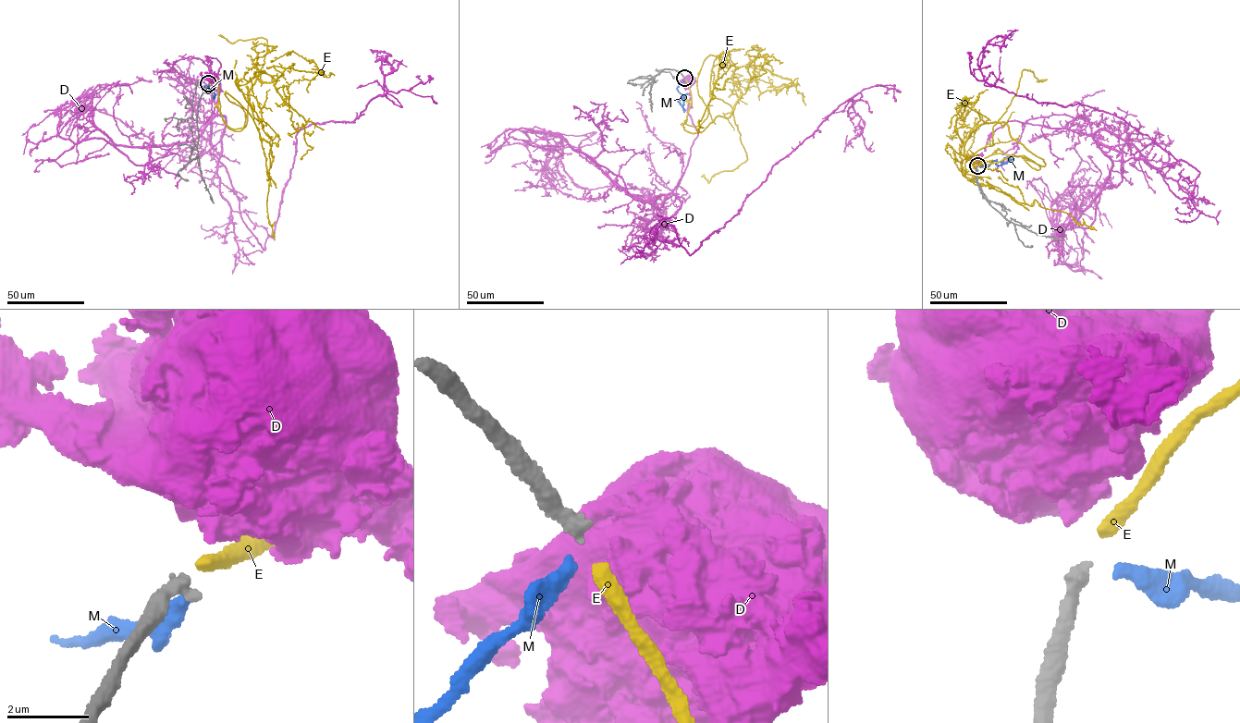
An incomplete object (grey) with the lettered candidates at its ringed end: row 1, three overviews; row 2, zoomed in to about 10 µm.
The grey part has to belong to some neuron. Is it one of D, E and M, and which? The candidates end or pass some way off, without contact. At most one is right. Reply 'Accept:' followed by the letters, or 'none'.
Accept: E

